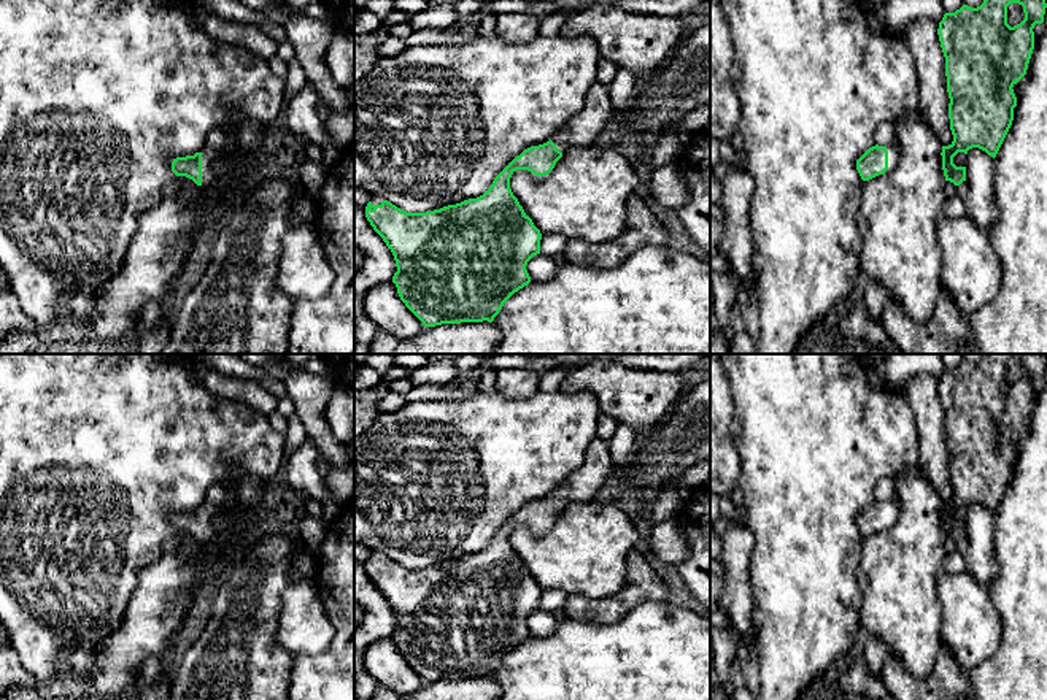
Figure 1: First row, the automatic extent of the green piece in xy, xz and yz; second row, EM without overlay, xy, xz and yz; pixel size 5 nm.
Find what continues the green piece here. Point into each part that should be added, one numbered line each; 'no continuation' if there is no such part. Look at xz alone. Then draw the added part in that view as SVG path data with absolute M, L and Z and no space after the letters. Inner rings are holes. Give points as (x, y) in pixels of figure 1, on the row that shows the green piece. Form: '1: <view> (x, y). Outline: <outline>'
1: xz (582, 130). Outline: M596 83L589 87L581 111L551 137L551 141L562 154L572 148L597 144L601 132L610 127L612 114L608 86Z

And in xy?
1: xy (210, 157). Outline: M214 149L202 151L202 186L207 187L216 179L216 165L221 152Z

